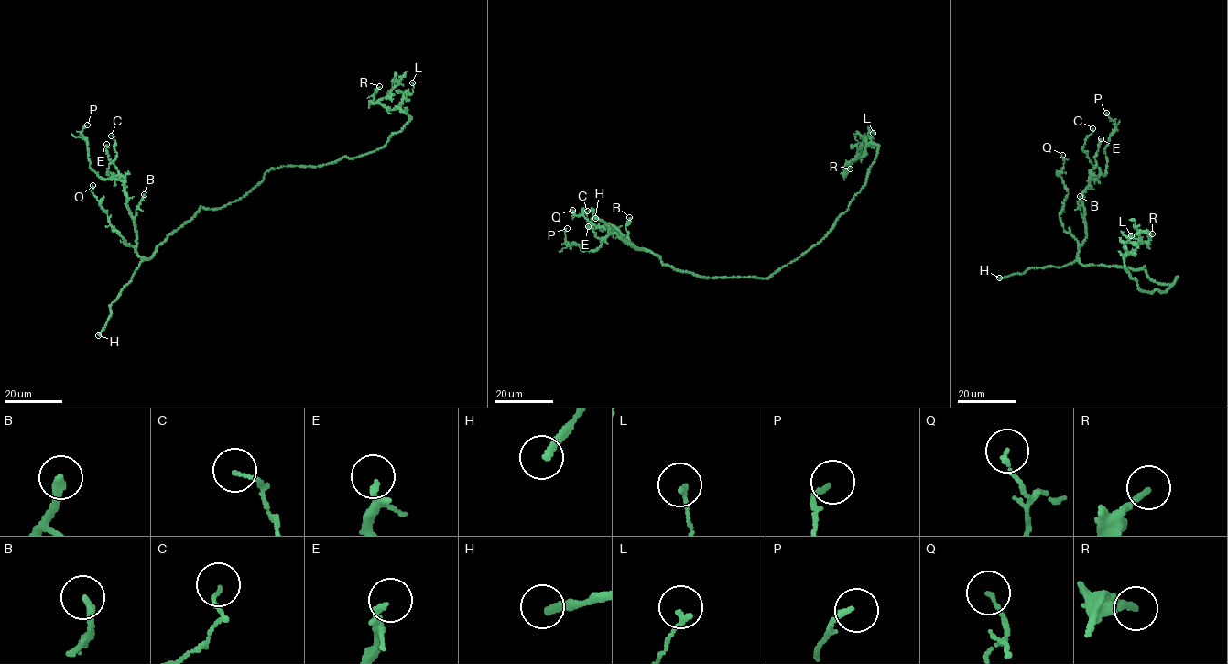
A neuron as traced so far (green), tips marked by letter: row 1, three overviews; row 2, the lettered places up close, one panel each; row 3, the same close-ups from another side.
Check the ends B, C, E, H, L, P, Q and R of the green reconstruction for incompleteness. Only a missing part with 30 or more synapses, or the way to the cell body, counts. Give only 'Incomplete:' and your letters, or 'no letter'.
Incomplete: H

